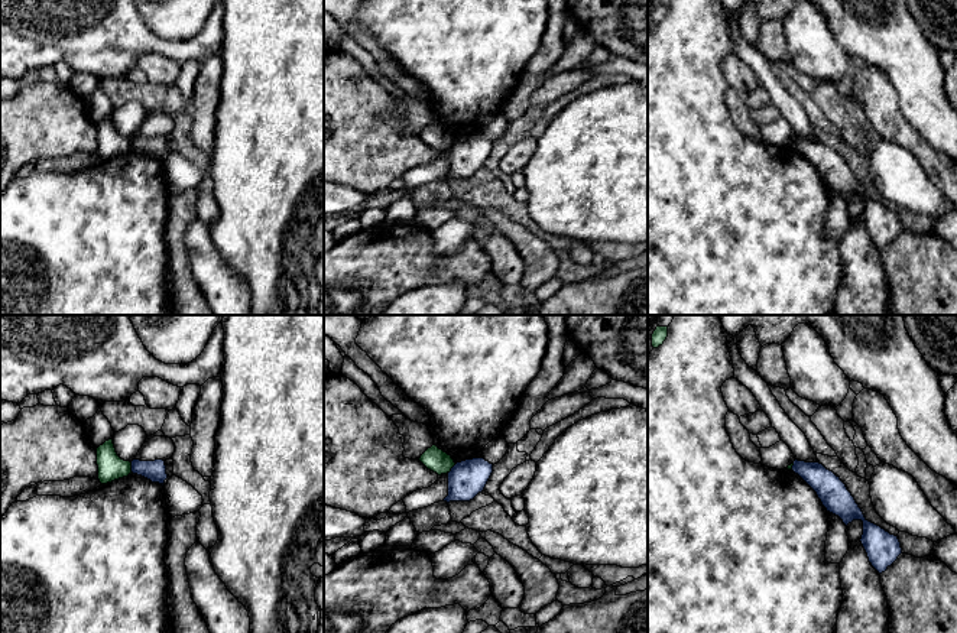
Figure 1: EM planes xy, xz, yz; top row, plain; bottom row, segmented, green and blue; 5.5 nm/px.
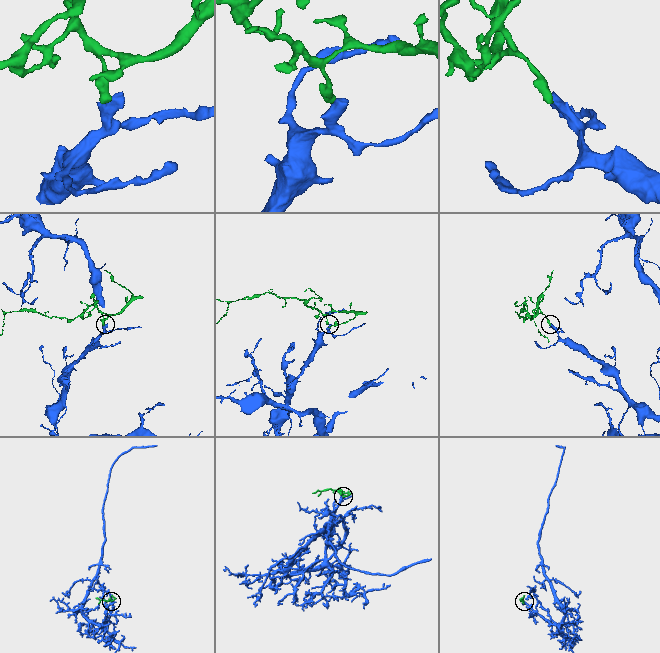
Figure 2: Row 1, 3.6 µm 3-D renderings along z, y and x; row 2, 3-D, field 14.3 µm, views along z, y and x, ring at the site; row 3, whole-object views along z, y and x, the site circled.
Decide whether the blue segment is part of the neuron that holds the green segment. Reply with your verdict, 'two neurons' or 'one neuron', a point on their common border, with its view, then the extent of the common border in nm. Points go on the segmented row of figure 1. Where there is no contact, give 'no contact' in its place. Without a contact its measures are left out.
two neurons | xy (130, 467) | 60 nm

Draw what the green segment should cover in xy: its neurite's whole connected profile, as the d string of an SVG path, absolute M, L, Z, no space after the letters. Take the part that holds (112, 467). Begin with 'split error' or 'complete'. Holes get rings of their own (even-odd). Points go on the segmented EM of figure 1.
complete; M113 439L97 448L98 480L101 484L127 477L132 474L132 462L121 460L114 448Z

